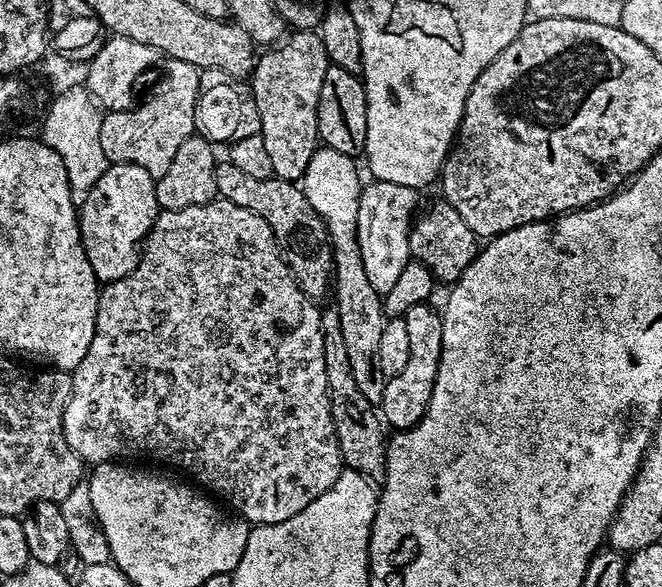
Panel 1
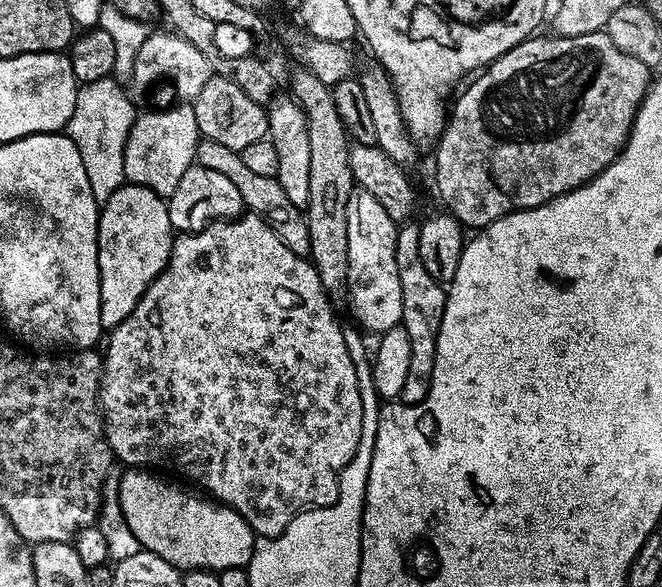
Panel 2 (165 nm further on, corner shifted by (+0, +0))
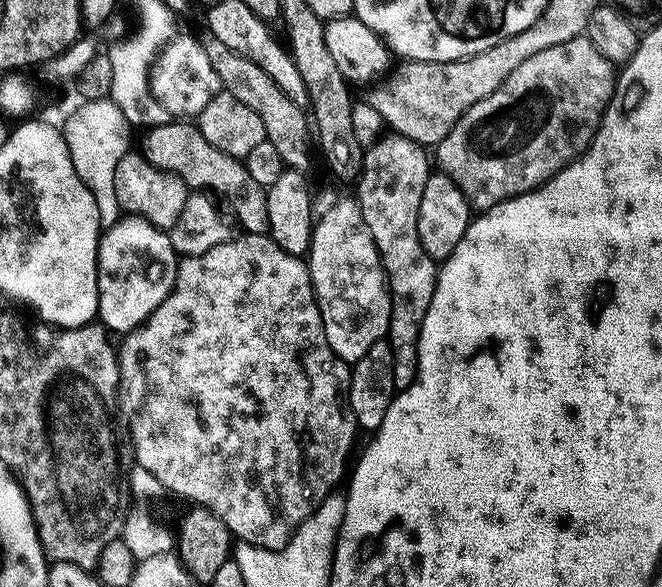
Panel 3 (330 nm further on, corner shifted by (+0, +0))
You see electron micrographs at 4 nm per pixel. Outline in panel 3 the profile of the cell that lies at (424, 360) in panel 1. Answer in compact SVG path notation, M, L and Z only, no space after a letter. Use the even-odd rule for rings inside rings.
M381 135L364 153L364 166L354 193L374 238L380 265L384 268L384 279L388 282L388 293L392 296L386 339L396 359L394 382L400 390L416 383L416 374L420 370L420 331L426 310L430 310L430 302L434 298L438 275L437 261L422 250L422 242L418 238L418 206L422 206L422 194L430 175L430 156L424 152L427 152L425 145L405 136Z

